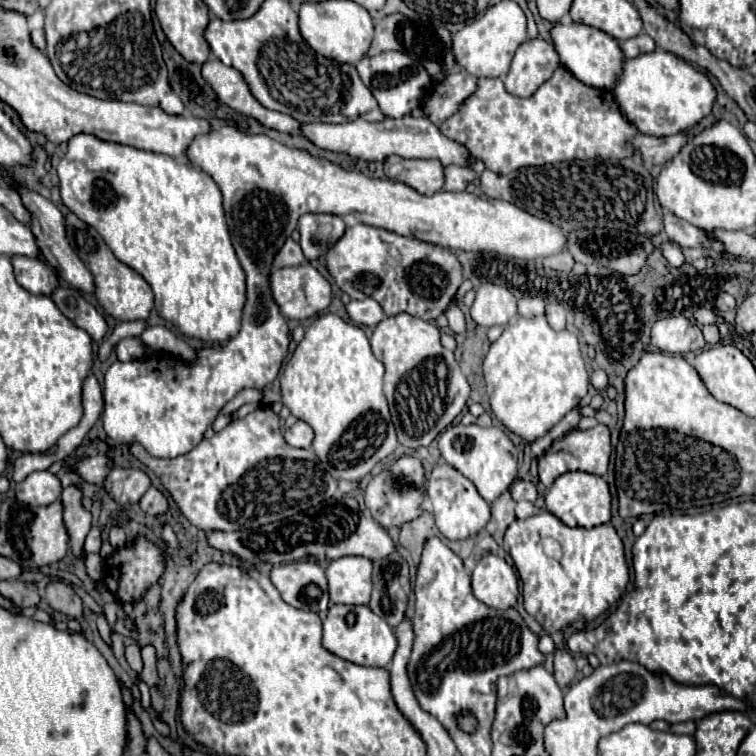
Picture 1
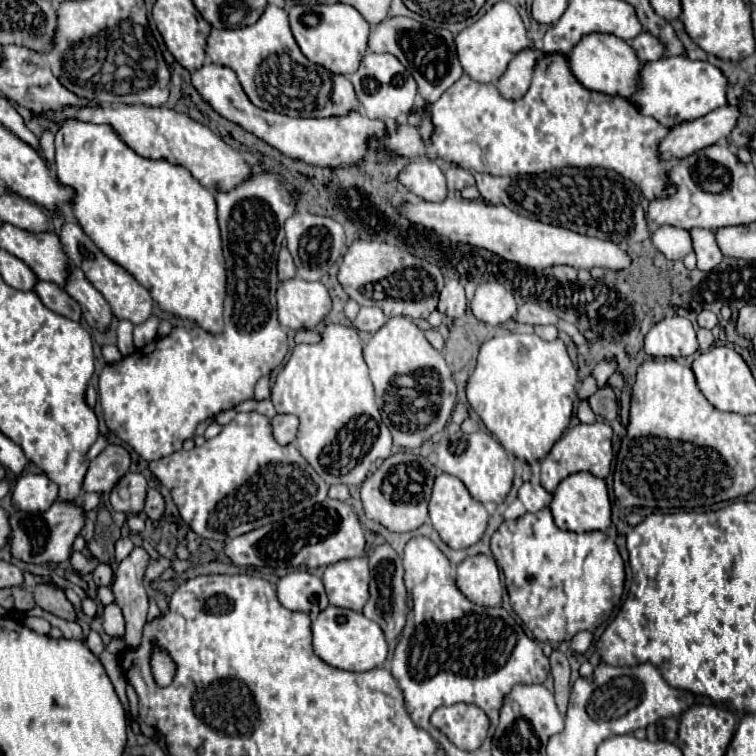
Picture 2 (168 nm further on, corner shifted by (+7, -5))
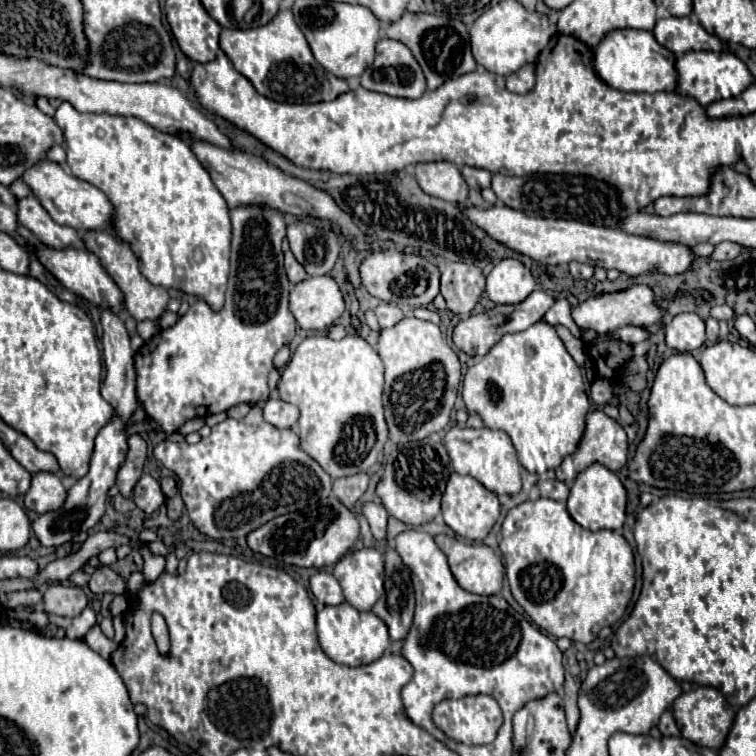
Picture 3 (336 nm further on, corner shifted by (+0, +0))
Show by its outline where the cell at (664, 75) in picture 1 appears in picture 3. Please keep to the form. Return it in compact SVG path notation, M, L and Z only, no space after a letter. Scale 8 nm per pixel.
M688 51L682 57L676 59L676 73L678 73L678 85L676 91L684 97L696 99L702 107L708 107L714 101L730 99L740 95L750 83L752 75L748 67L732 53L714 53L714 51Z

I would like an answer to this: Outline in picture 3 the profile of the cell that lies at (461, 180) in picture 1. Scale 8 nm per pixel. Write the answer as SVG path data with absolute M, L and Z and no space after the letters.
M464 165L464 167L460 167L460 173L466 179L468 187L472 187L472 189L490 187L490 173L486 169L476 169L476 167Z

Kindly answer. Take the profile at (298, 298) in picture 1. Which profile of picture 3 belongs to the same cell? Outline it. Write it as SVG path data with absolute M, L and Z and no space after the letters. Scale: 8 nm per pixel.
M308 277L290 291L290 313L302 329L324 331L344 313L344 297L338 283L328 277Z

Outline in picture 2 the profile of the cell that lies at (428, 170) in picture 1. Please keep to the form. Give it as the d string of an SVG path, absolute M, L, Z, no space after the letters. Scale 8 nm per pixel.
M413 160L407 164L399 174L399 182L427 202L443 202L449 194L445 174L431 160Z

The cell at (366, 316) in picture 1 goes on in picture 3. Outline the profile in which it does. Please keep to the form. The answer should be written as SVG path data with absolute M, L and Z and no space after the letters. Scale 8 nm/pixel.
M380 303L380 305L374 309L374 313L376 313L378 323L380 323L382 329L396 325L396 323L404 317L402 309L400 309L398 305L392 305L392 303Z

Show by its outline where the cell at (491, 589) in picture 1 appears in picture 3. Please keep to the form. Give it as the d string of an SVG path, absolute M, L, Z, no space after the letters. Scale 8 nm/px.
M440 535L438 547L446 553L458 585L476 595L498 595L504 581L504 565L486 545L466 545L458 539Z

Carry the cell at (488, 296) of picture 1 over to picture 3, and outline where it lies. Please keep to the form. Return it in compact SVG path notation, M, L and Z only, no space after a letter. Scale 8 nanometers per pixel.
M516 259L496 263L486 277L486 295L494 305L522 303L534 289L536 283L530 271Z

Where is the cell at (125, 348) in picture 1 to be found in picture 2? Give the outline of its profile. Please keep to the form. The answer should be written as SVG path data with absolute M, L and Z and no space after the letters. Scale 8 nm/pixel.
M127 320L119 322L119 328L117 328L117 346L123 352L123 356L129 356L135 350L135 346L133 346L133 324L127 322Z

